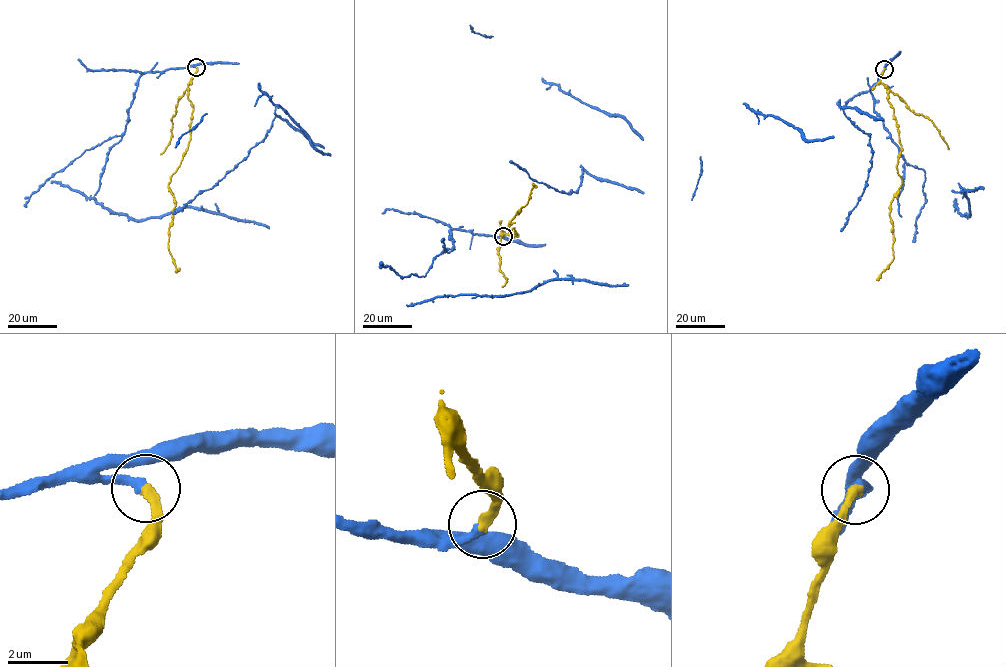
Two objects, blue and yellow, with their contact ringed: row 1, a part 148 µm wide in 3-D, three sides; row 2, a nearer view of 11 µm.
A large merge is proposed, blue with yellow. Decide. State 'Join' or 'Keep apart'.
Join

